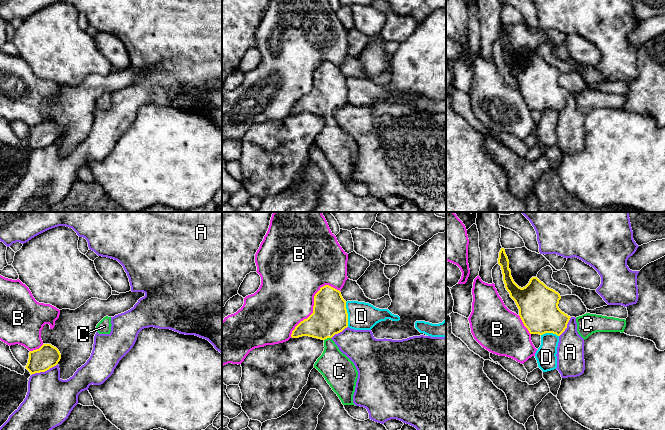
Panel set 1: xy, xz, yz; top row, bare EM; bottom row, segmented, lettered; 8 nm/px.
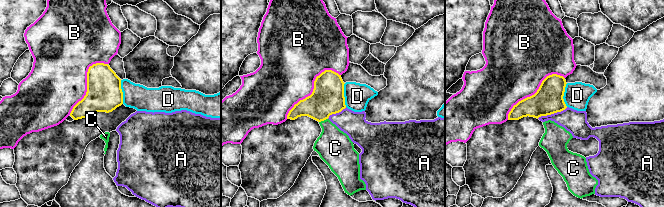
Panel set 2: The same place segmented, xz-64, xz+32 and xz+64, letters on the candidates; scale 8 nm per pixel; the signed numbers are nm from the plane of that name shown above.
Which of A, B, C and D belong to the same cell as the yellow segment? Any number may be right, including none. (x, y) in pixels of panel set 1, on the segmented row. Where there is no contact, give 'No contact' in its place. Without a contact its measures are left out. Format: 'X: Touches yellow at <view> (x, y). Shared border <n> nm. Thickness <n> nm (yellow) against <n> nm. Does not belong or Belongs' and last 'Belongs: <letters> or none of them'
A: Touches yellow at xy (44, 371). Shared border 240 nm. Thickness 190 nm (yellow) against 380 nm. Does not belong
B: Touches yellow at xz (314, 305). Shared border 550 nm. Thickness 280 nm (yellow) against 460 nm. Does not belong
C: Touches yellow at xz (327, 337). Shared border 60 nm. Thickness 280 nm (yellow) against 240 nm. Belongs
D: Touches yellow at xz (347, 314). Shared border 200 nm. Thickness 280 nm (yellow) against 220 nm. Does not belong
Belongs: C

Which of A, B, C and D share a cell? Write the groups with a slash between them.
A / B / C / D

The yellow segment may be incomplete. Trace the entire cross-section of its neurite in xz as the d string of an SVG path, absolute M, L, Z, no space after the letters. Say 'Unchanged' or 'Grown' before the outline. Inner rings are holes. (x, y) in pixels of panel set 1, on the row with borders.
Grown. M325 285L314 296L313 313L301 321L292 331L292 338L309 336L324 341L324 351L314 364L325 378L332 390L337 394L343 405L355 405L353 395L355 392L358 371L354 363L343 354L335 342L331 339L335 334L342 332L348 327L348 313L346 301L343 299L341 292L329 285Z

